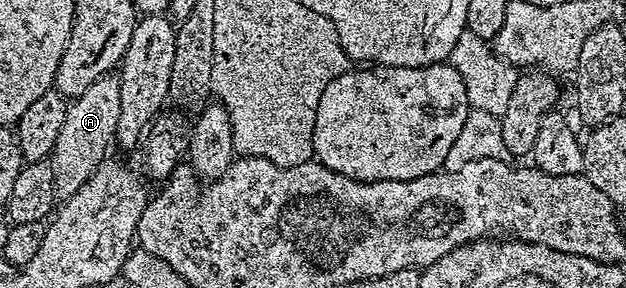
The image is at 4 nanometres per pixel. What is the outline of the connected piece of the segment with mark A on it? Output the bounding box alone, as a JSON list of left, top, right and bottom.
[52,72,120,198]

